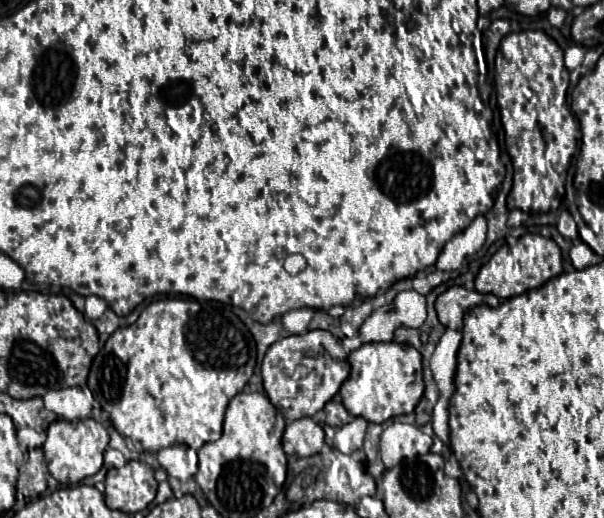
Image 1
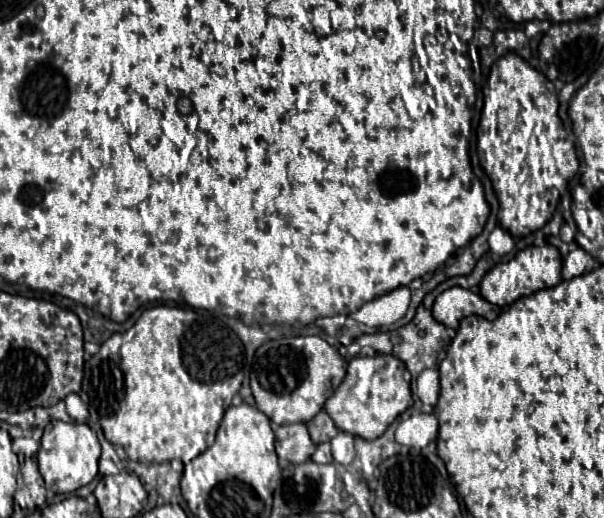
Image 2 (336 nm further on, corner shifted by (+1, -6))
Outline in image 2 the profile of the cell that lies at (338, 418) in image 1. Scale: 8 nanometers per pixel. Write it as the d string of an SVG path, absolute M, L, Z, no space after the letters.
M321 410L313 420L307 422L309 426L309 434L311 434L311 440L315 444L321 444L321 442L329 442L331 438L335 438L339 434L339 428L335 426L335 422L331 420L331 416Z

